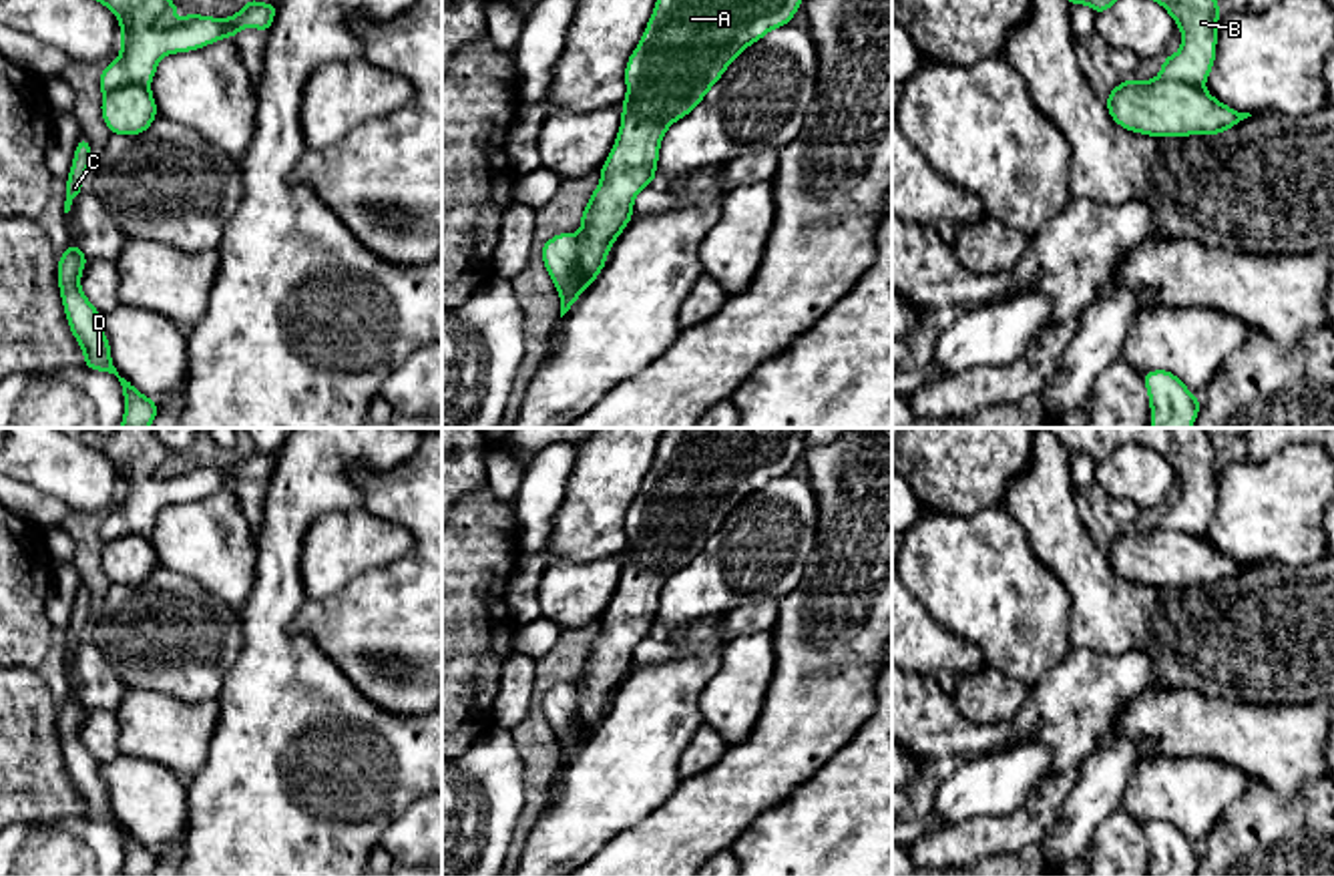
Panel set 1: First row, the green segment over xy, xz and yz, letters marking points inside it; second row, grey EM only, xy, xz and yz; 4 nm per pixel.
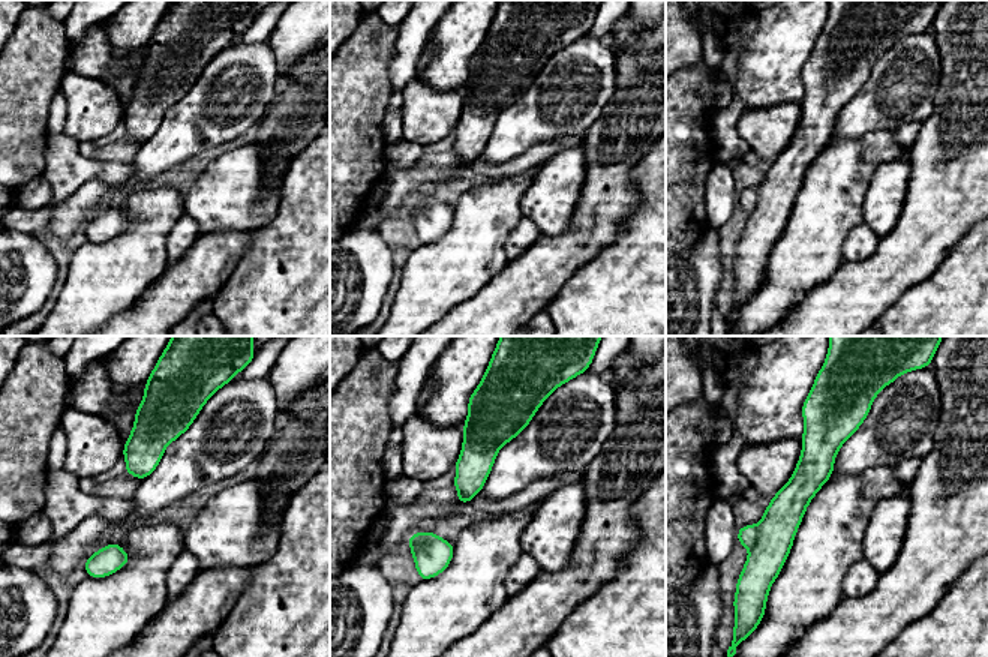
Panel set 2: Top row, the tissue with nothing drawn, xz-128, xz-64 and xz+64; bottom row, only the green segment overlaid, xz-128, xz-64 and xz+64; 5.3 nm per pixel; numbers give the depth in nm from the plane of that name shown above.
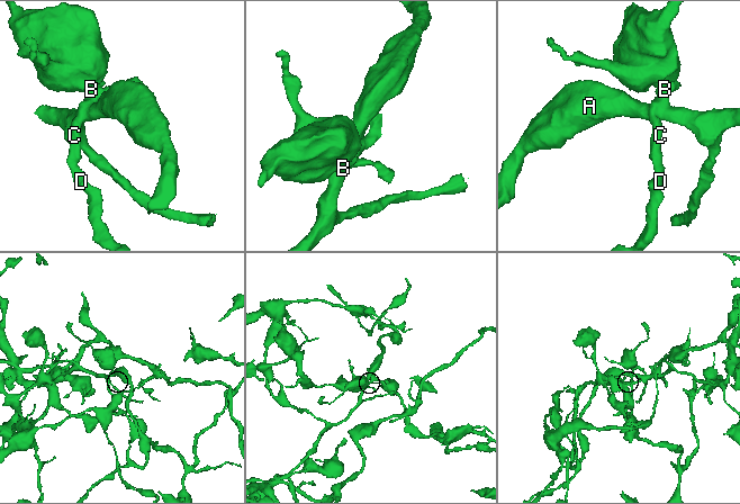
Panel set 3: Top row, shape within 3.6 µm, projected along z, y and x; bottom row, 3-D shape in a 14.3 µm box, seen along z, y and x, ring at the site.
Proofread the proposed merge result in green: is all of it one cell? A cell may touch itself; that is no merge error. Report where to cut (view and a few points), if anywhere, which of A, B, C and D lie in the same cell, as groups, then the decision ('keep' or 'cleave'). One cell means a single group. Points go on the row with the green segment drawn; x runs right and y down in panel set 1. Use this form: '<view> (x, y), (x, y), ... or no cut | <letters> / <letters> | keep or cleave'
xz (573, 236), (577, 244), (575, 276), (583, 284) | A / B C D | cleave

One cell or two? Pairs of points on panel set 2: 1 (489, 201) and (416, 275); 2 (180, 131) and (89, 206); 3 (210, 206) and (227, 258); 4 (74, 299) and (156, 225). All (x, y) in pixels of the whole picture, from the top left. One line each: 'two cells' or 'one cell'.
1: one cell
2: one cell
3: two cells
4: one cell

